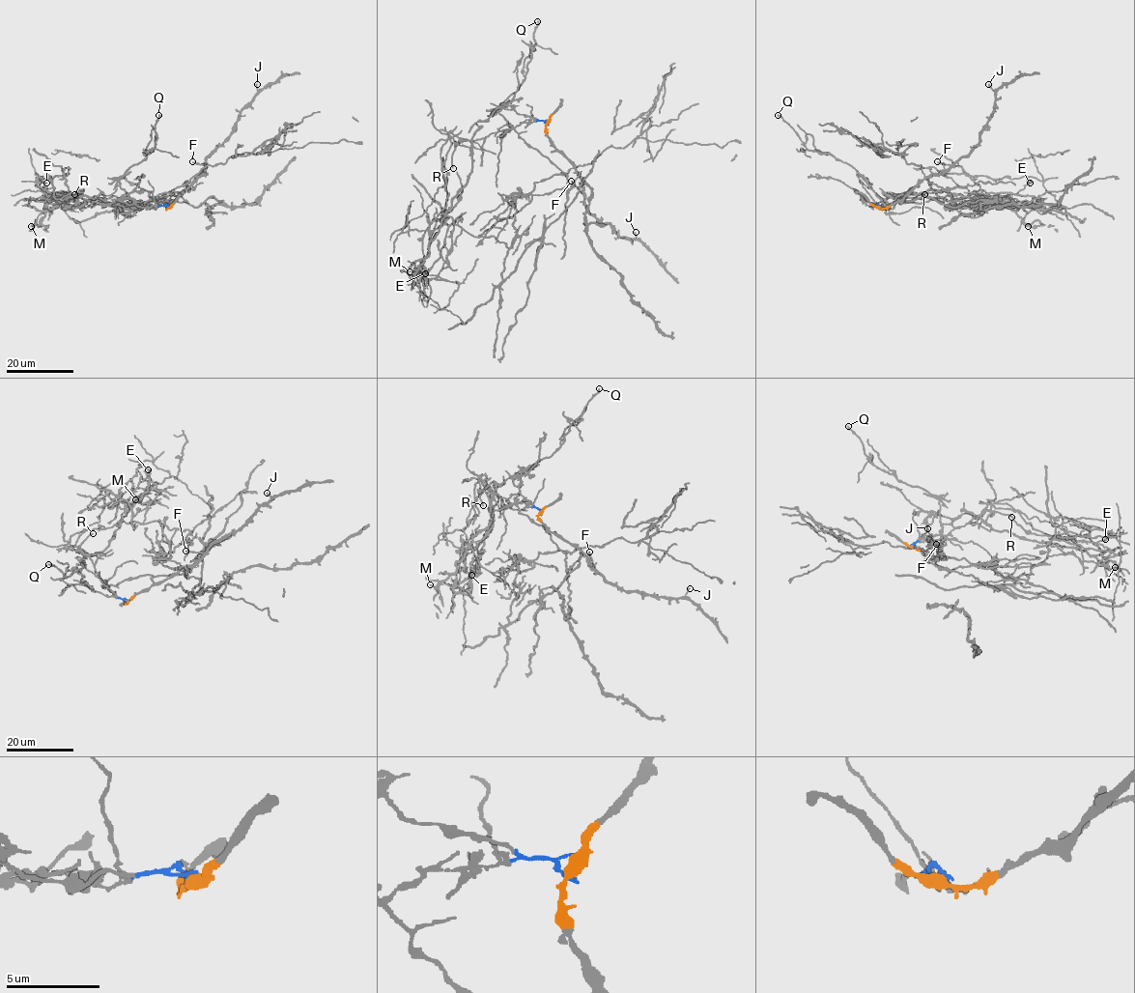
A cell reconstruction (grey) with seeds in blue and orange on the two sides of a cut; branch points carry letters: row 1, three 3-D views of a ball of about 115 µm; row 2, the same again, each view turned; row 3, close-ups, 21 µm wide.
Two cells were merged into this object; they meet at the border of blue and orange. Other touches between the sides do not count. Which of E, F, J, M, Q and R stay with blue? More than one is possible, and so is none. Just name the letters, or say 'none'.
E, M, Q, R

